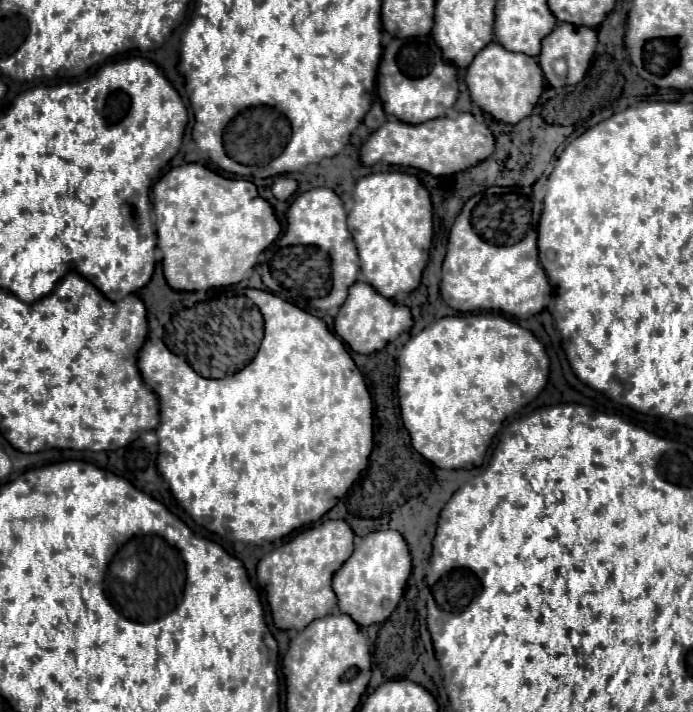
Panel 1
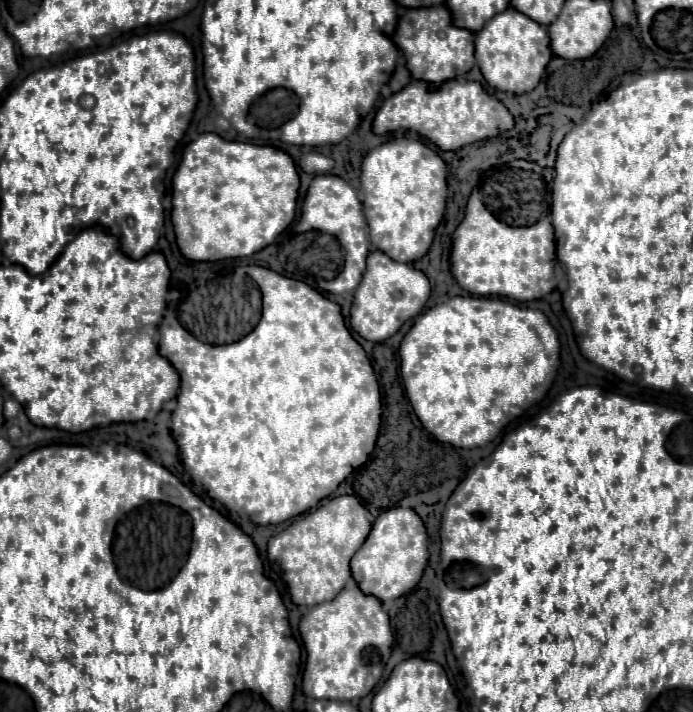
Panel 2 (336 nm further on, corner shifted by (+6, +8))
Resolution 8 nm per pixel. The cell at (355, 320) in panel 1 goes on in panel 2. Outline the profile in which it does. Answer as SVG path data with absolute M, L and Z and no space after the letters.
M372 251L368 255L366 273L354 293L354 307L350 311L352 329L374 343L380 343L392 337L402 323L416 317L430 297L430 281L428 277L408 263L398 263L382 251Z

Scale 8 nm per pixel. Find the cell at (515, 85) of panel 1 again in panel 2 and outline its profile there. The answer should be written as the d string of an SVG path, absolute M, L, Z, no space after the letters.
M514 7L492 17L478 33L476 33L476 61L482 69L486 83L498 91L508 93L528 93L532 91L542 73L552 59L550 51L550 37L544 25L538 25L524 13L518 13Z

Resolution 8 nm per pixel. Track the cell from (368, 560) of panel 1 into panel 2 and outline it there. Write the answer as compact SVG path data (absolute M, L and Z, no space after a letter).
M394 507L382 513L364 541L364 545L352 557L352 575L358 587L366 595L374 595L380 601L396 599L408 591L412 591L428 563L428 533L414 509Z

